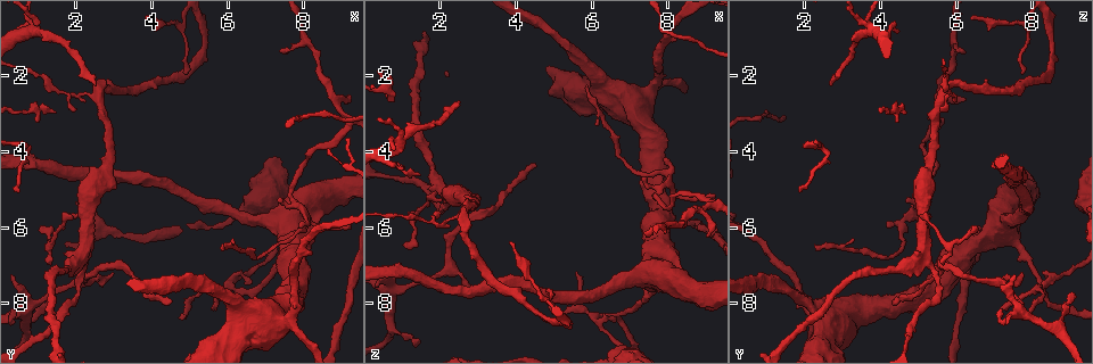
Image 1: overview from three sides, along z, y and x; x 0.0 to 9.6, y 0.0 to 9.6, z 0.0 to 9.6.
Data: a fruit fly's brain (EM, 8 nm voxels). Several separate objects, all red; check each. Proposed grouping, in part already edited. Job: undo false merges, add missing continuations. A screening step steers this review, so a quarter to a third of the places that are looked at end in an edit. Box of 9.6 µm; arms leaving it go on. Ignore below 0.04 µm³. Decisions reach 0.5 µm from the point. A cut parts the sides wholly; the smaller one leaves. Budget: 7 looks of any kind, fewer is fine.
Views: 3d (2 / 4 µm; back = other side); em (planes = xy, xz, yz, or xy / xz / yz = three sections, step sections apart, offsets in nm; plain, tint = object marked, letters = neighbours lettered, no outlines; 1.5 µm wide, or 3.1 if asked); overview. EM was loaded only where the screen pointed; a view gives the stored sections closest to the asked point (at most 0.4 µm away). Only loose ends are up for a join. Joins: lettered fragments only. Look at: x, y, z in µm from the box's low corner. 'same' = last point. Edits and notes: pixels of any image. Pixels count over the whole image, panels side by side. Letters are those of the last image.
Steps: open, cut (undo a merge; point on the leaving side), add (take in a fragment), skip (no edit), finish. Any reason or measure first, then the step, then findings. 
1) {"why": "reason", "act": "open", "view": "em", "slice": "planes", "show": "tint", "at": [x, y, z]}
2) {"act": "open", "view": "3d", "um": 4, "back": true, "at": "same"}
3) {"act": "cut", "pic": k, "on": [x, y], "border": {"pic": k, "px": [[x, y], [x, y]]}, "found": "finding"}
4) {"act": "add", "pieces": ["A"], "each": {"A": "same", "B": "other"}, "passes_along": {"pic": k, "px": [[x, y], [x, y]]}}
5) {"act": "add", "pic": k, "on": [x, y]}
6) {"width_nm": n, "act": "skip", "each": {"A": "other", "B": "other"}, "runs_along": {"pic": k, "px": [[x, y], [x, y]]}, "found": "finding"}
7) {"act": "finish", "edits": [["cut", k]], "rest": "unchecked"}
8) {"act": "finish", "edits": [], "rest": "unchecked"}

{"why": "branch stops here", "act": "open", "view": "em", "slice": "xy", "step": 8, "show": "letters", "at": [1.00, 0.80, 4.40]}

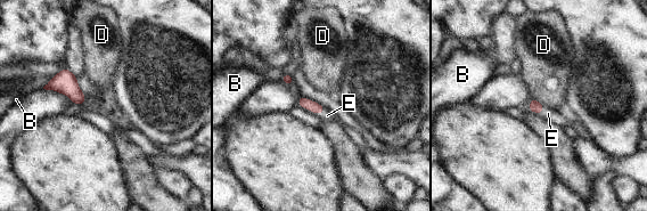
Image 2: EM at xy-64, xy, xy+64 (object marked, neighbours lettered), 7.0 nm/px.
{"act": "add", "pieces": ["E"], "each": {"B": "other", "D": "other", "E": "same"}, "passes_along": {"pic": 2, "px": [[314, 107], [311, 111], [327, 115]]}, "found": "the neuron continues"}

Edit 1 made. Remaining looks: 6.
{"act": "open", "view": "overview"}

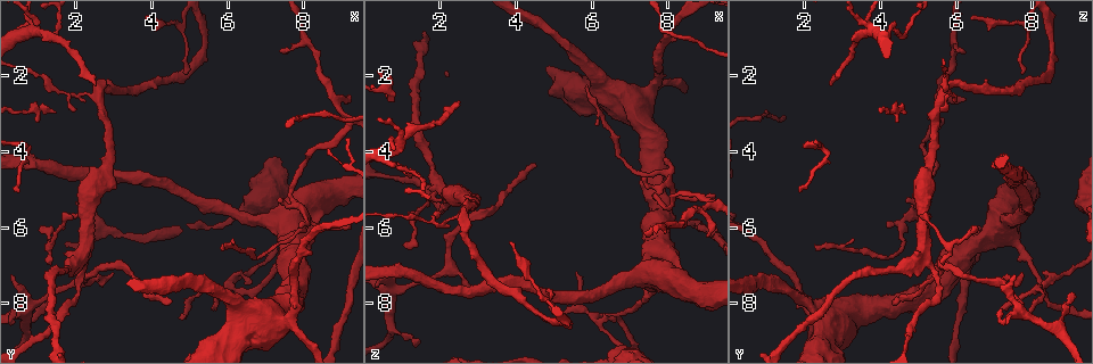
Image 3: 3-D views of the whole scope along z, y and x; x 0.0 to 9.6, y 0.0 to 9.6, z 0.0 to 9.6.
{"why": "tapers out", "act": "open", "view": "3d", "um": 4, "at": [5.90, 6.45, 2.30]}

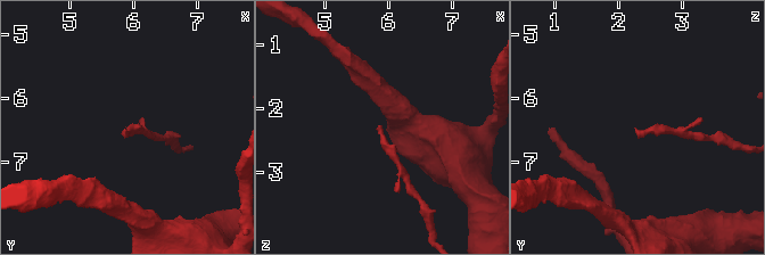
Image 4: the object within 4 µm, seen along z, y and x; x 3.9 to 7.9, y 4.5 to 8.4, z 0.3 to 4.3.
{"act": "open", "view": "em", "slice": "yz", "step": 8, "show": "letters", "at": [5.85, 6.45, 2.30]}

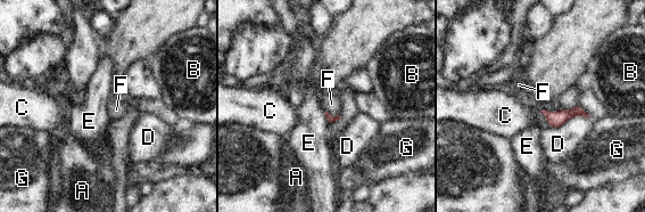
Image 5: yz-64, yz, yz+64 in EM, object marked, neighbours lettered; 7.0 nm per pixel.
{"why": "cut it another way", "act": "open", "view": "em", "slice": "planes", "show": "letters", "at": "same"}

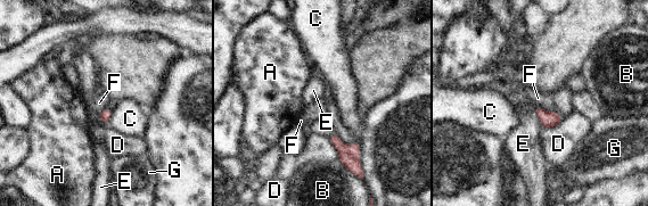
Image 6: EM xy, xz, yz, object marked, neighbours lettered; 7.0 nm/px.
{"act": "skip", "each": {"A": "other", "B": "other", "C": "other", "D": "other", "E": "other", "F": "other", "G": "other"}, "border": {"pic": 6, "px": [[535, 105], [547, 110], [555, 110]]}, "found": "no lettered fragment goes on from it"}

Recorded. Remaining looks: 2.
{"why": "tapers out", "act": "open", "view": "em", "slice": "yz", "step": 4, "show": "tint", "at": [7.40, 1.40, 6.20]}

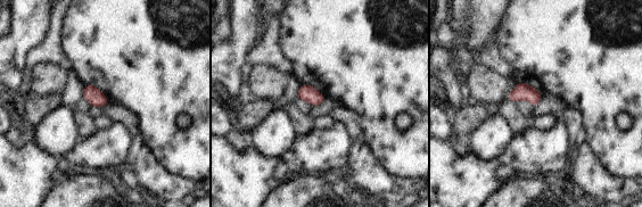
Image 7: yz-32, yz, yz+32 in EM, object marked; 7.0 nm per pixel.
{"act": "open", "view": "em", "slice": "planes", "show": "letters", "at": "same"}

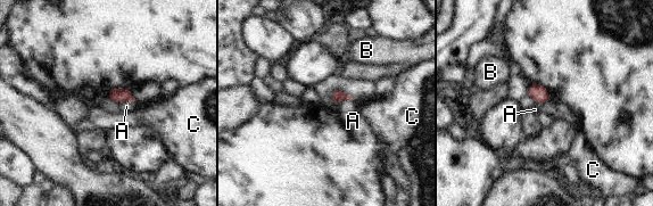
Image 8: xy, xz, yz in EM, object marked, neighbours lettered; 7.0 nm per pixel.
{"width_nm": 90, "act": "skip", "each": {"A": "other", "B": "other", "C": "other"}, "border": {"pic": 8, "px": [[353, 100], [342, 99], [338, 106]]}, "found": "no lettered fragment goes on from it"}

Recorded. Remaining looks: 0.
{"act": "finish", "edits": [["add", 2]], "rest": "unchecked"}

